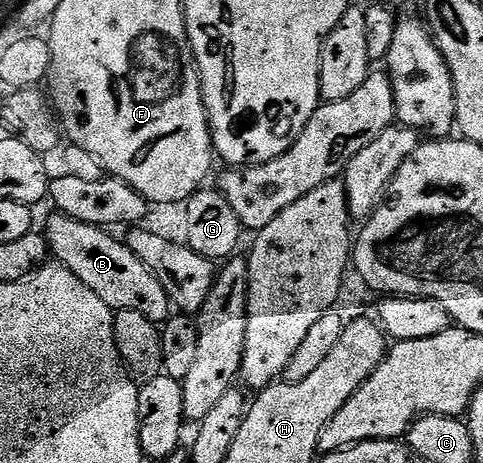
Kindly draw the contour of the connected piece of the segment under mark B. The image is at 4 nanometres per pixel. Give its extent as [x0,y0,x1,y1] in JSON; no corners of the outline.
[45,212,173,324]

